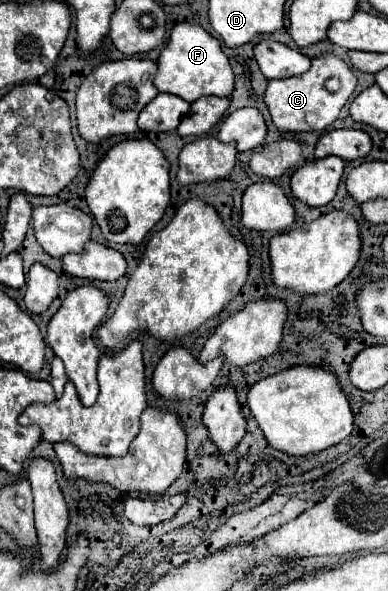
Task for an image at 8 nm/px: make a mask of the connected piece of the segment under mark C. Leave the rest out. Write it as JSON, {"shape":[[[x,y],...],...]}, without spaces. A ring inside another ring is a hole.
{"shape":[[[323,53],[311,59],[311,69],[307,73],[295,75],[289,79],[269,81],[269,87],[265,91],[265,103],[279,131],[323,131],[339,117],[339,111],[347,103],[347,99],[353,95],[355,85],[357,85],[357,79],[349,69],[349,65],[333,53]],[[331,77],[339,79],[337,91],[329,91],[325,87],[327,79]]]}

